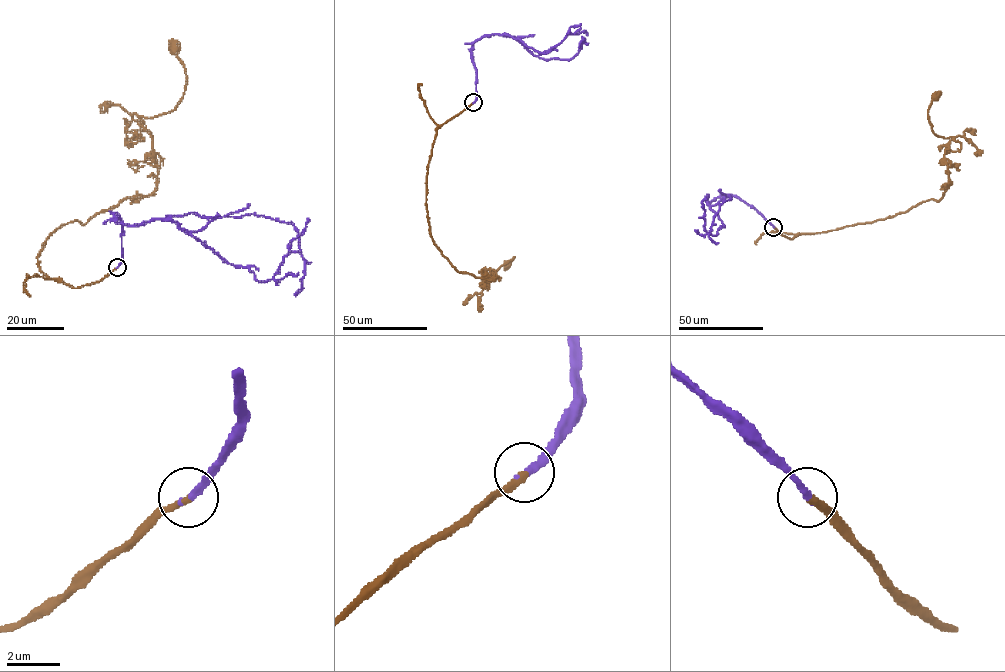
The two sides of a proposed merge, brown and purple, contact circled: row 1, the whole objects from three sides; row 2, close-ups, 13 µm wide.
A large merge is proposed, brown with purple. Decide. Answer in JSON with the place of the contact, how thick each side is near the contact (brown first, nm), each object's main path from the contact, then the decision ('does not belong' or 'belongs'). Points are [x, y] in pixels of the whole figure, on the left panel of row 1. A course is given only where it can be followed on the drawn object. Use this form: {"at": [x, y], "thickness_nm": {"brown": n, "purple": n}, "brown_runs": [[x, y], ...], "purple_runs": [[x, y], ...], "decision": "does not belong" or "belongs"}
{"at": [117, 267], "thickness_nm": {"brown": 260, "purple": 240}, "brown_runs": [[117, 267], [72, 287], [38, 255], [62, 225], [153, 191], [139, 116], [180, 101], [172, 46]], "purple_runs": [[117, 267], [114, 213], [191, 232], [255, 214], [298, 231], [294, 294]], "decision": "belongs"}

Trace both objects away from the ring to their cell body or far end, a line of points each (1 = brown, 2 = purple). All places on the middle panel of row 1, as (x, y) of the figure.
1: (473, 102), (436, 129), (426, 182), (430, 235), (458, 271), (497, 276), (487, 283), (506, 265)
2: (473, 102), (472, 44), (486, 35), (509, 35), (546, 60), (572, 58), (578, 47)

